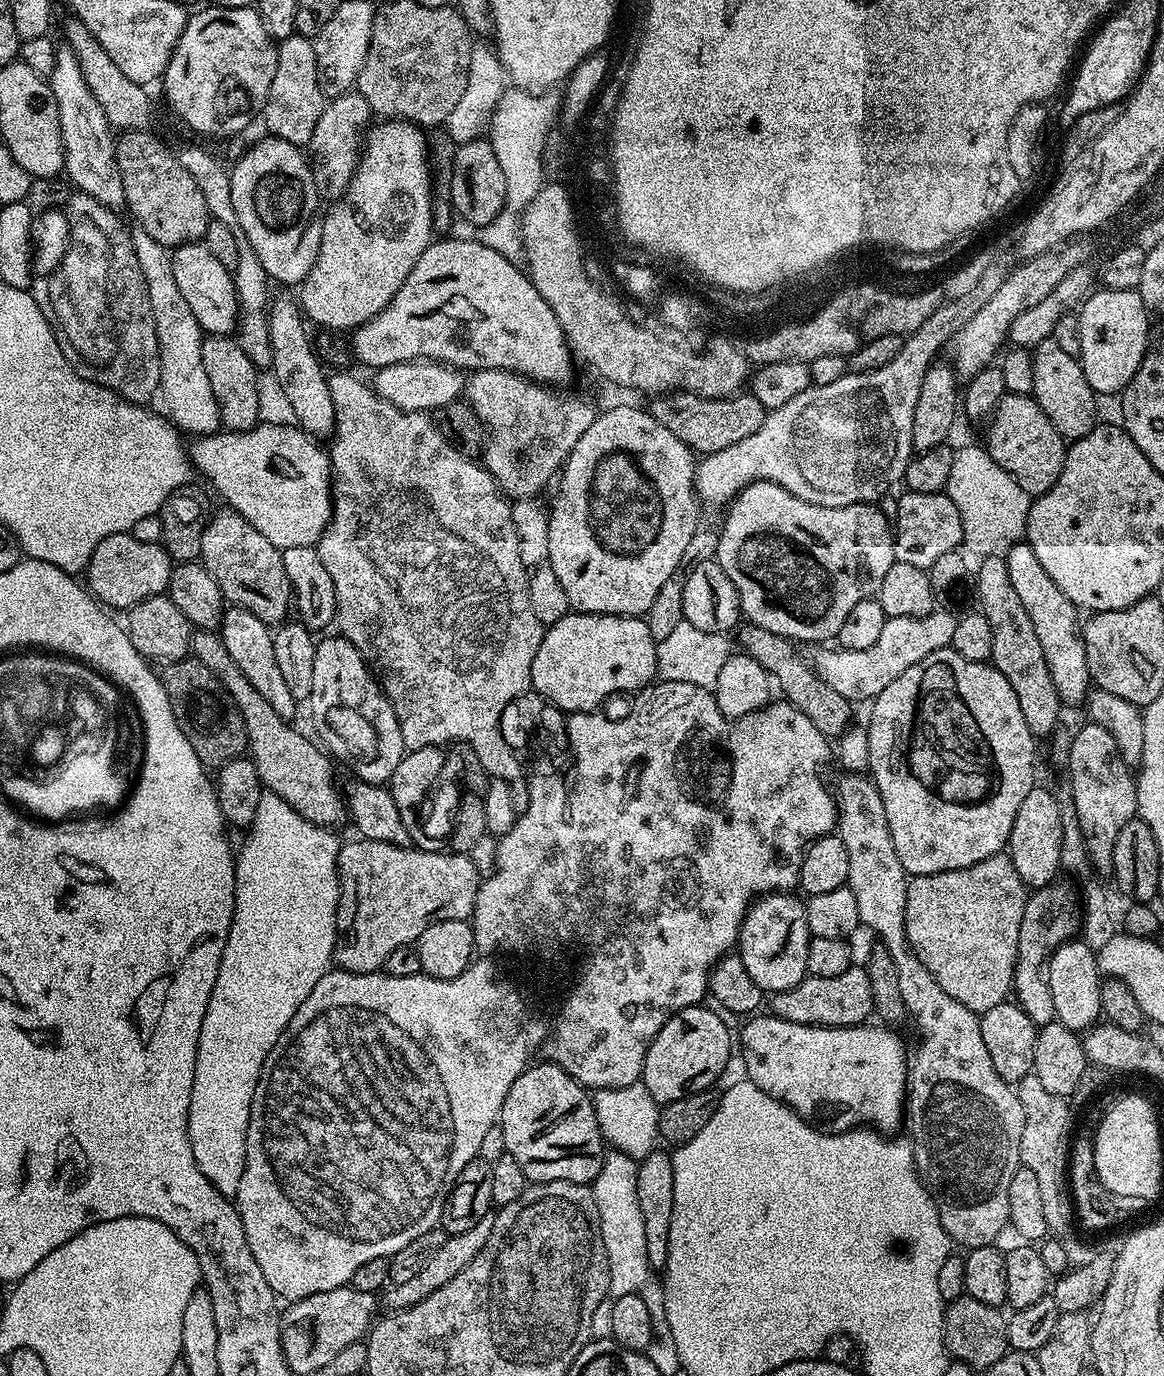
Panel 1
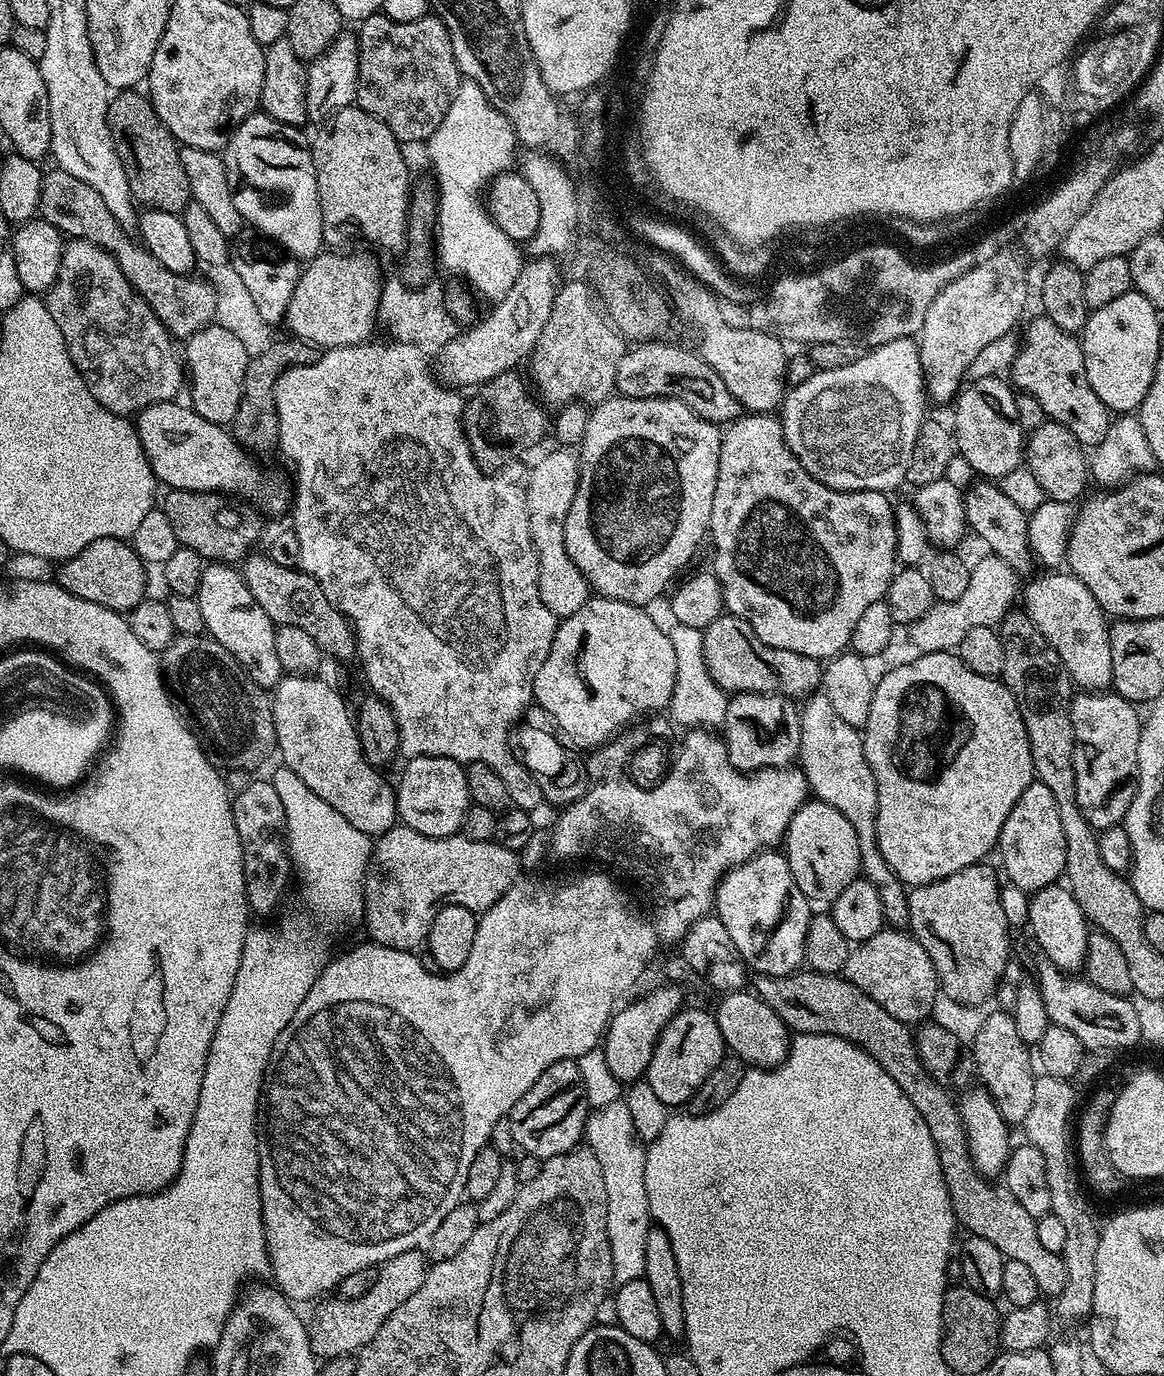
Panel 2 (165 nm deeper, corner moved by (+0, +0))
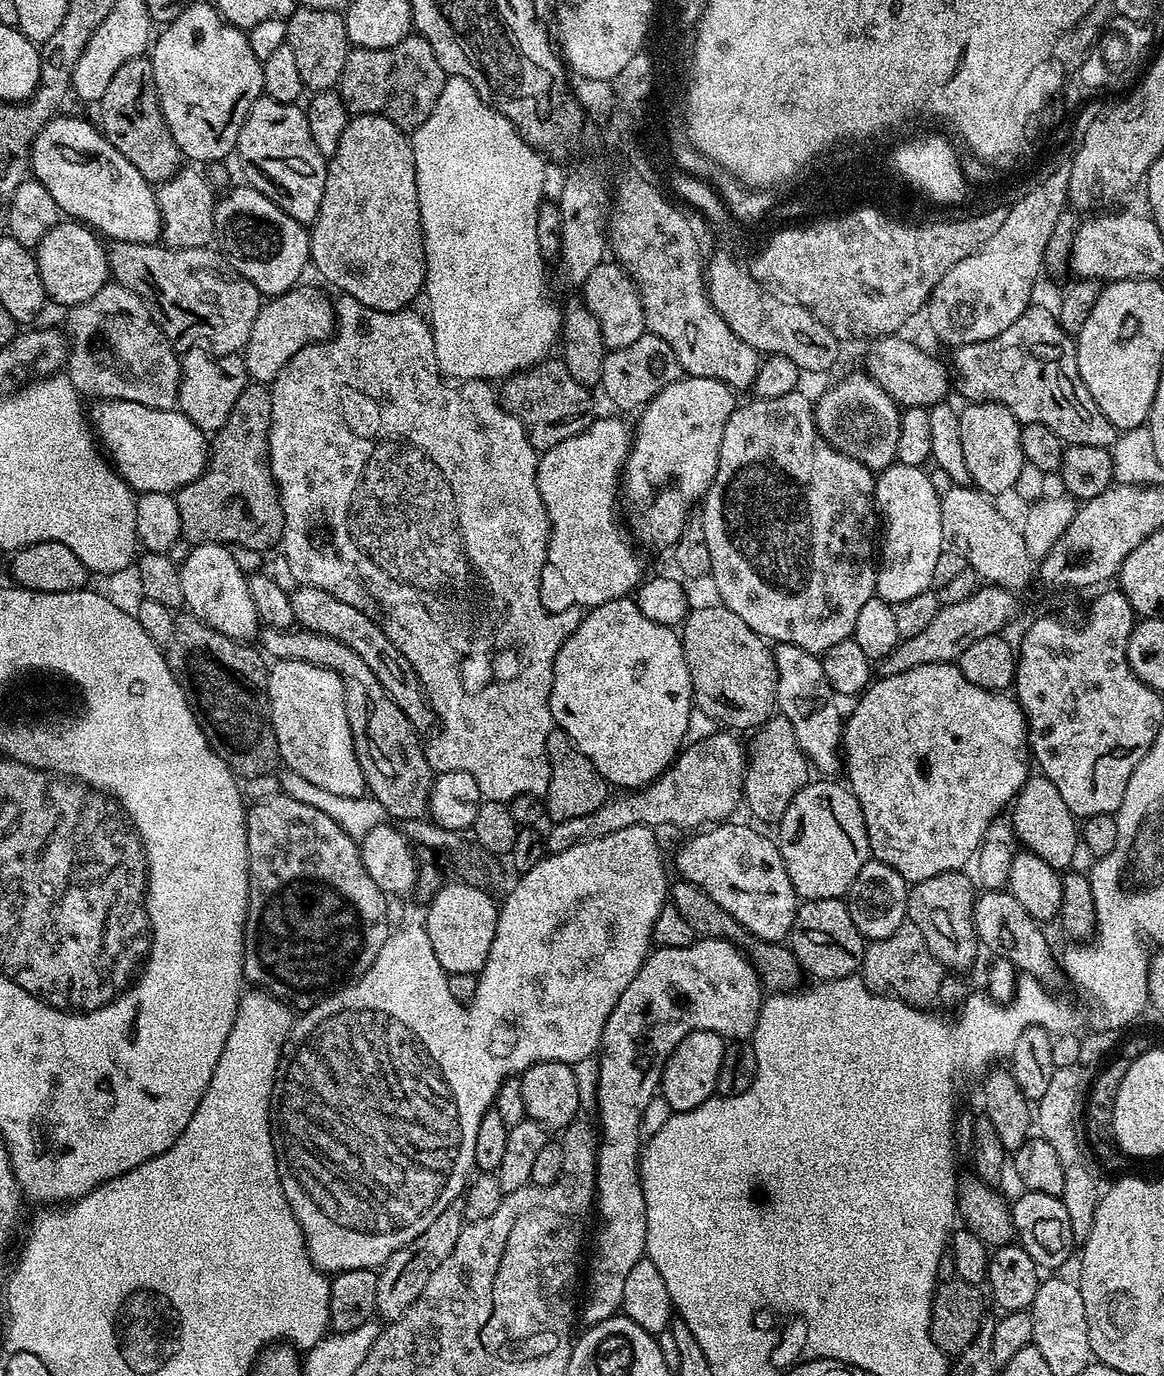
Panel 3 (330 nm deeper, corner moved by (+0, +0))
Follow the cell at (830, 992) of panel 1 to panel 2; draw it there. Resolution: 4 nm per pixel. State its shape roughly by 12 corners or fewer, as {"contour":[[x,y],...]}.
{"contour":[[885,926],[842,975],[909,1026],[941,991],[915,936]]}

